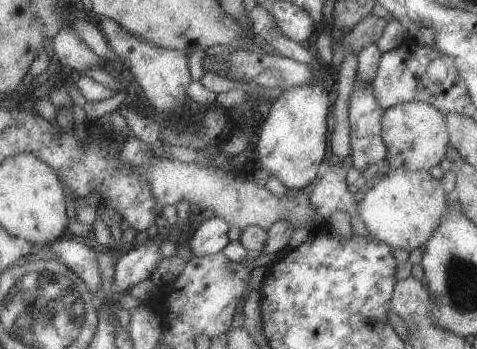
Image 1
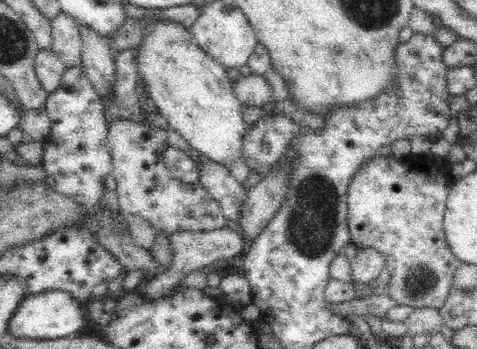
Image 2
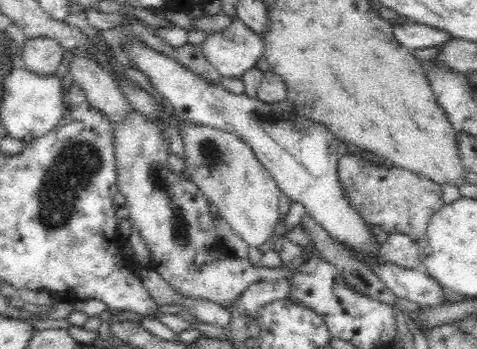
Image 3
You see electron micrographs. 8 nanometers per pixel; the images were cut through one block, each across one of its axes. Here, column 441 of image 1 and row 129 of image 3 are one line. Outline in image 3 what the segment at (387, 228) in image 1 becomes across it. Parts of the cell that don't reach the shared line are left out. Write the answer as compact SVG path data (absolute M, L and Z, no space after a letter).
M194 122L188 124L182 140L186 148L184 164L190 170L194 184L204 192L210 204L216 204L220 218L224 218L224 222L248 244L248 248L260 250L260 246L274 240L276 226L282 220L278 212L282 190L270 172L256 160L252 148L236 134Z

